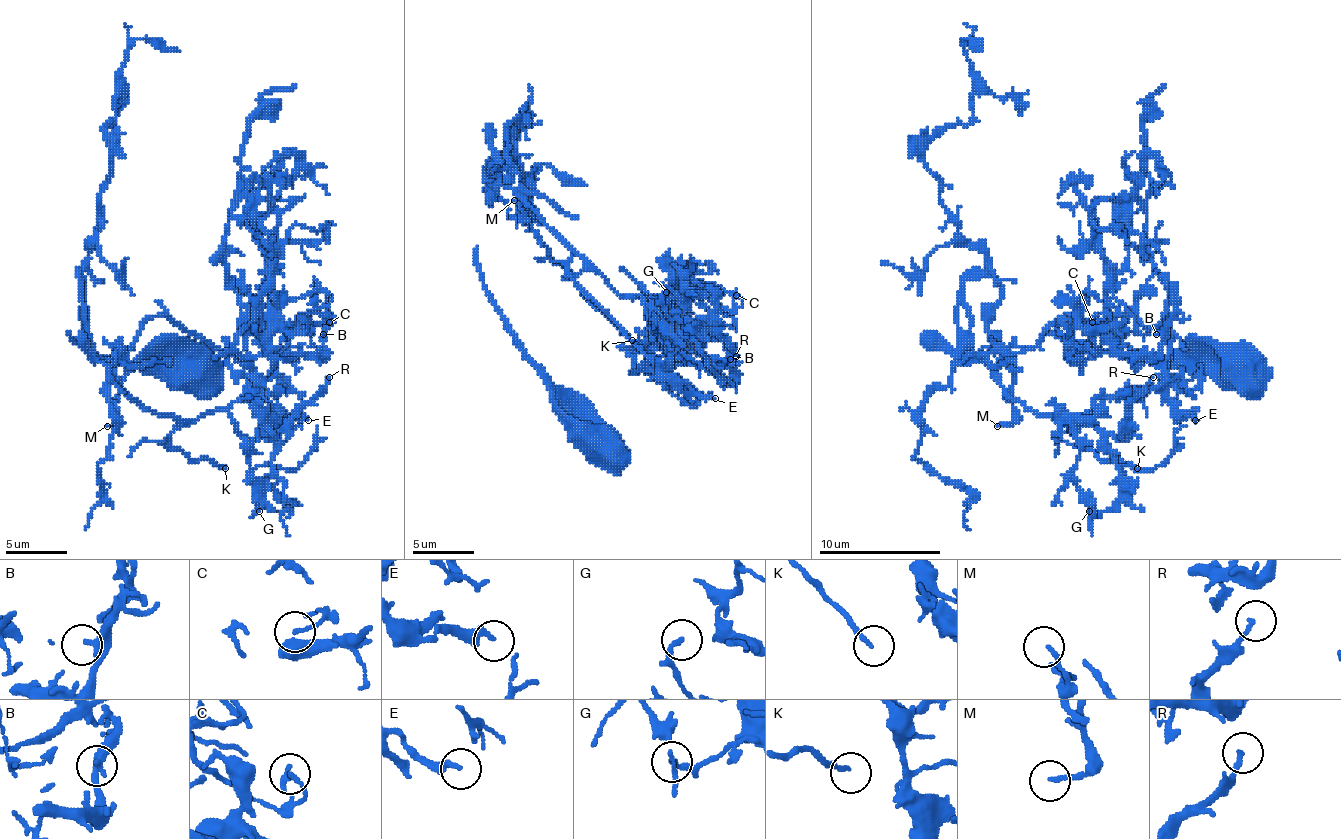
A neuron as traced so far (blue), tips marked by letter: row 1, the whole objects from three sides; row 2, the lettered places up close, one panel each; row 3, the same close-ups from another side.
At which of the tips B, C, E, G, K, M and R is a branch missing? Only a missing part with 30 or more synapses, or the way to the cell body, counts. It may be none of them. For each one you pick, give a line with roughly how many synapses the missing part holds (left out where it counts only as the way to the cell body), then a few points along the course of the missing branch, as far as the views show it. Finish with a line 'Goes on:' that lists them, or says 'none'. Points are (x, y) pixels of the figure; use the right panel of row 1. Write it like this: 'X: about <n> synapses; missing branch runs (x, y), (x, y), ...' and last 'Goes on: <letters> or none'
K: about 35 synapses; missing branch runs (1137, 468), (1174, 465), (1183, 475), (1183, 496), (1189, 502), (1186, 511), (1201, 511), (1211, 520), (1211, 532)
Goes on: K

